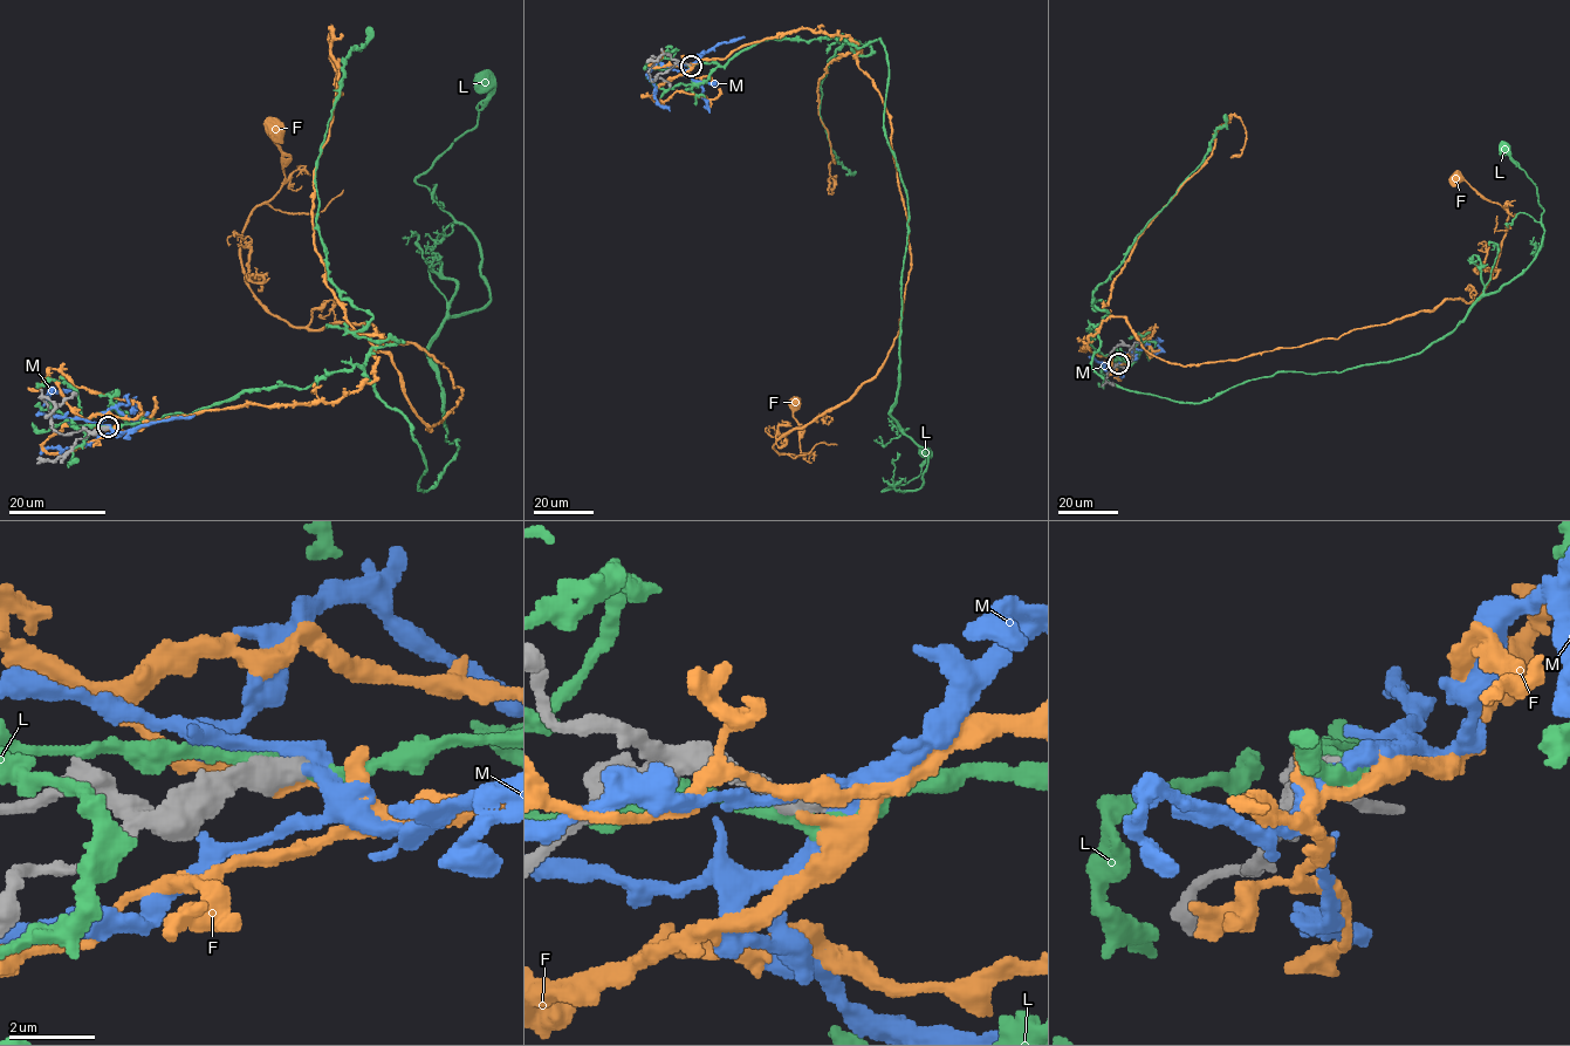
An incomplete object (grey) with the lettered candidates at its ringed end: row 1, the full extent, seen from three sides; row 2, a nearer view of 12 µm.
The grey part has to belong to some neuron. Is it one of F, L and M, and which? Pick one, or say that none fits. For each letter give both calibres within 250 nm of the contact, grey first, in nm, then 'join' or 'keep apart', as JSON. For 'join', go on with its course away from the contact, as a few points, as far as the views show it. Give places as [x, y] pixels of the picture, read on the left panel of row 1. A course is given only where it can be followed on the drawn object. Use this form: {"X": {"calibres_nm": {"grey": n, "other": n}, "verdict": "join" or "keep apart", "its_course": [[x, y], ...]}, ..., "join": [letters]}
{"F": {"calibres_nm": {"grey": 600, "other": 280}, "verdict": "keep apart"}, "L": {"calibres_nm": {"grey": 600, "other": 320}, "verdict": "keep apart"}, "M": {"calibres_nm": {"grey": 500, "other": 440}, "verdict": "keep apart"}, "join": []}

